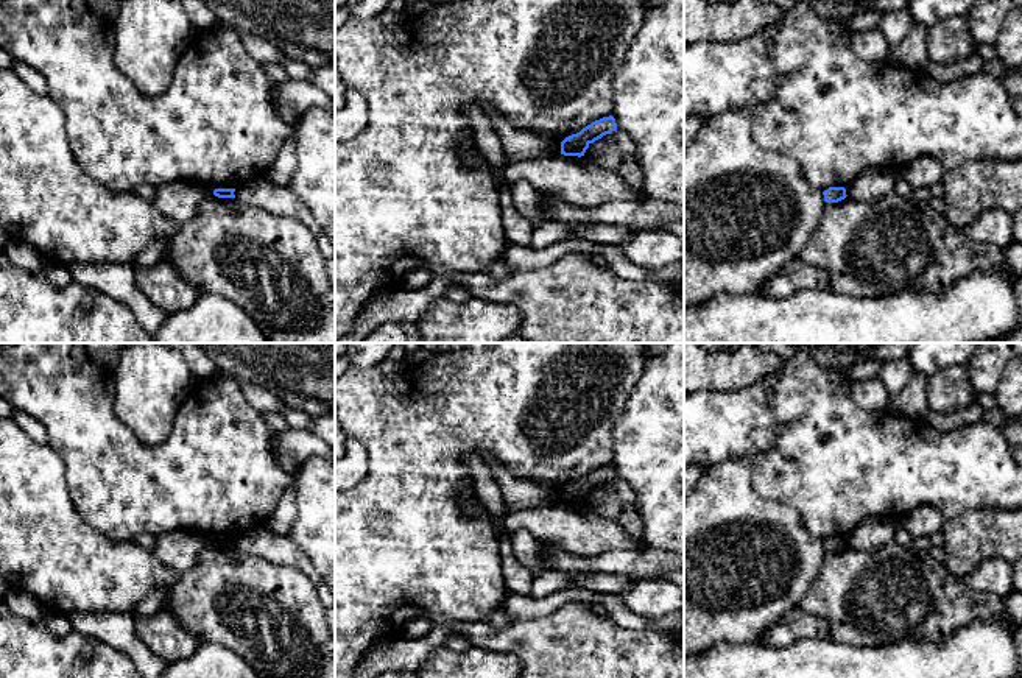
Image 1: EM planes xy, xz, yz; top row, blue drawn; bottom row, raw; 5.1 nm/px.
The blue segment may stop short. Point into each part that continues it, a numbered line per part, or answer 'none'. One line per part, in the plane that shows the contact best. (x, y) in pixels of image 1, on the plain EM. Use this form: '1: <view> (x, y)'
none

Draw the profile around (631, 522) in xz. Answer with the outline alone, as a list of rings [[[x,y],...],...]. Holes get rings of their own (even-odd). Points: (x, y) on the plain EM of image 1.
[[[634,510],[623,513],[617,521],[629,536],[636,539],[643,538],[645,525],[640,514],[637,514]]]

